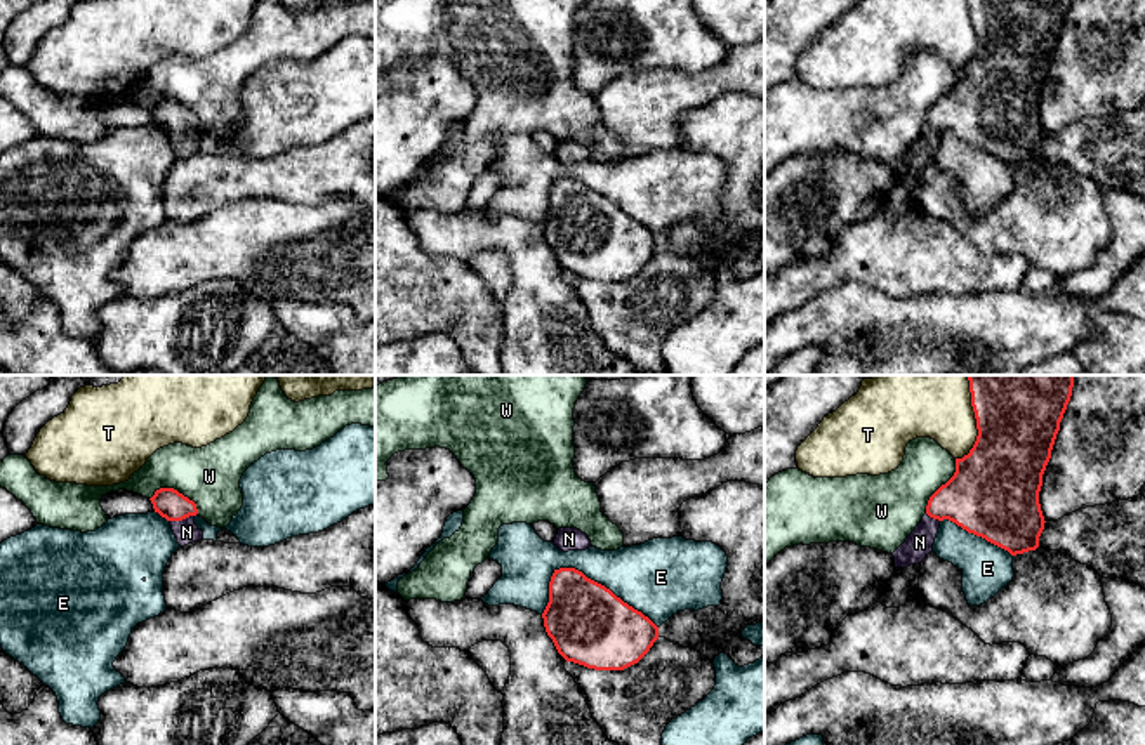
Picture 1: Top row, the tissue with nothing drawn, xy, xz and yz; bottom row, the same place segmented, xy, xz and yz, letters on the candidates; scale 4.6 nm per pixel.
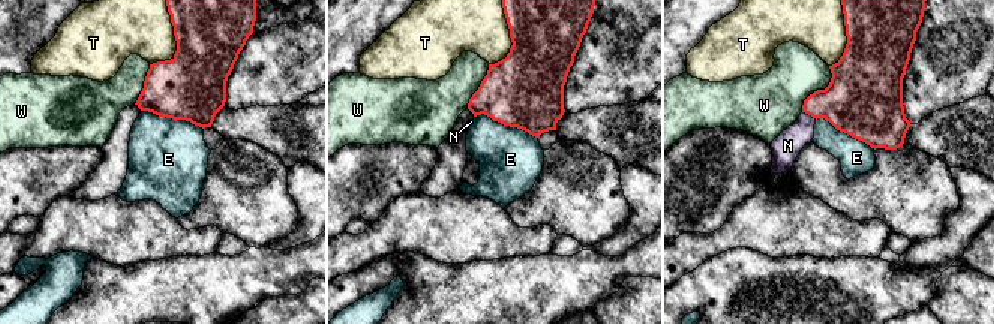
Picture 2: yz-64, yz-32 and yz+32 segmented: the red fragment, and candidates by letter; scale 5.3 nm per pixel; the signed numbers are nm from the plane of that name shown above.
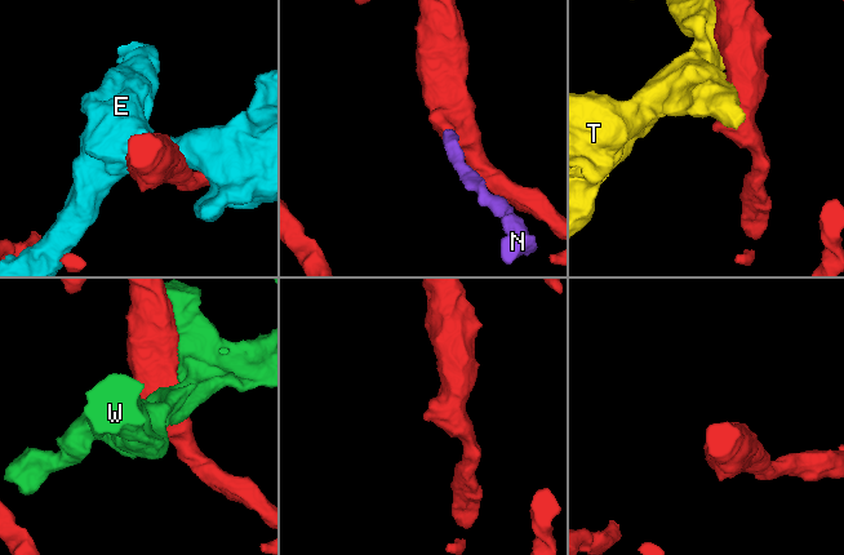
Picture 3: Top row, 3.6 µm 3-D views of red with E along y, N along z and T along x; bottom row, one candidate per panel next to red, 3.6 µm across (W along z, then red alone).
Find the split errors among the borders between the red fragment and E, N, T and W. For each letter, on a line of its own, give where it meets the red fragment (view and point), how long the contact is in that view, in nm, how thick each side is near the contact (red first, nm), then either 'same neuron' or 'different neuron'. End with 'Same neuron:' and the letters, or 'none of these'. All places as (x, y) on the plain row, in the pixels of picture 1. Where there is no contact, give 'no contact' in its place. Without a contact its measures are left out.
E: xz (603, 197) | 550 nm | 360/340 nm | different neuron
N: xy (181, 131) | 120 nm | 140/110 nm | same neuron
T: yz (977, 39) | 340 nm | 360/260 nm | different neuron
W: xy (176, 101) | 240 nm | 140/280 nm | different neuron
Same neuron: N

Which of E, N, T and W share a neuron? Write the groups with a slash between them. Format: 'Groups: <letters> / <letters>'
Groups: E / N / T / W

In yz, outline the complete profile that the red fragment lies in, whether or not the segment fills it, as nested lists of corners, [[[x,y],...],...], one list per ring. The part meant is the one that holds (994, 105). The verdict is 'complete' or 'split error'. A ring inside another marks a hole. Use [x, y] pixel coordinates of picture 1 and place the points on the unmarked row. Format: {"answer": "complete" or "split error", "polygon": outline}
{"answer": "split error", "polygon": [[[970,0],[978,47],[968,66],[956,69],[954,87],[928,111],[926,125],[893,163],[895,179],[919,175],[933,162],[943,130],[949,130],[1011,167],[1036,162],[1044,141],[1039,115],[1042,85],[1060,42],[1072,0]]]}

